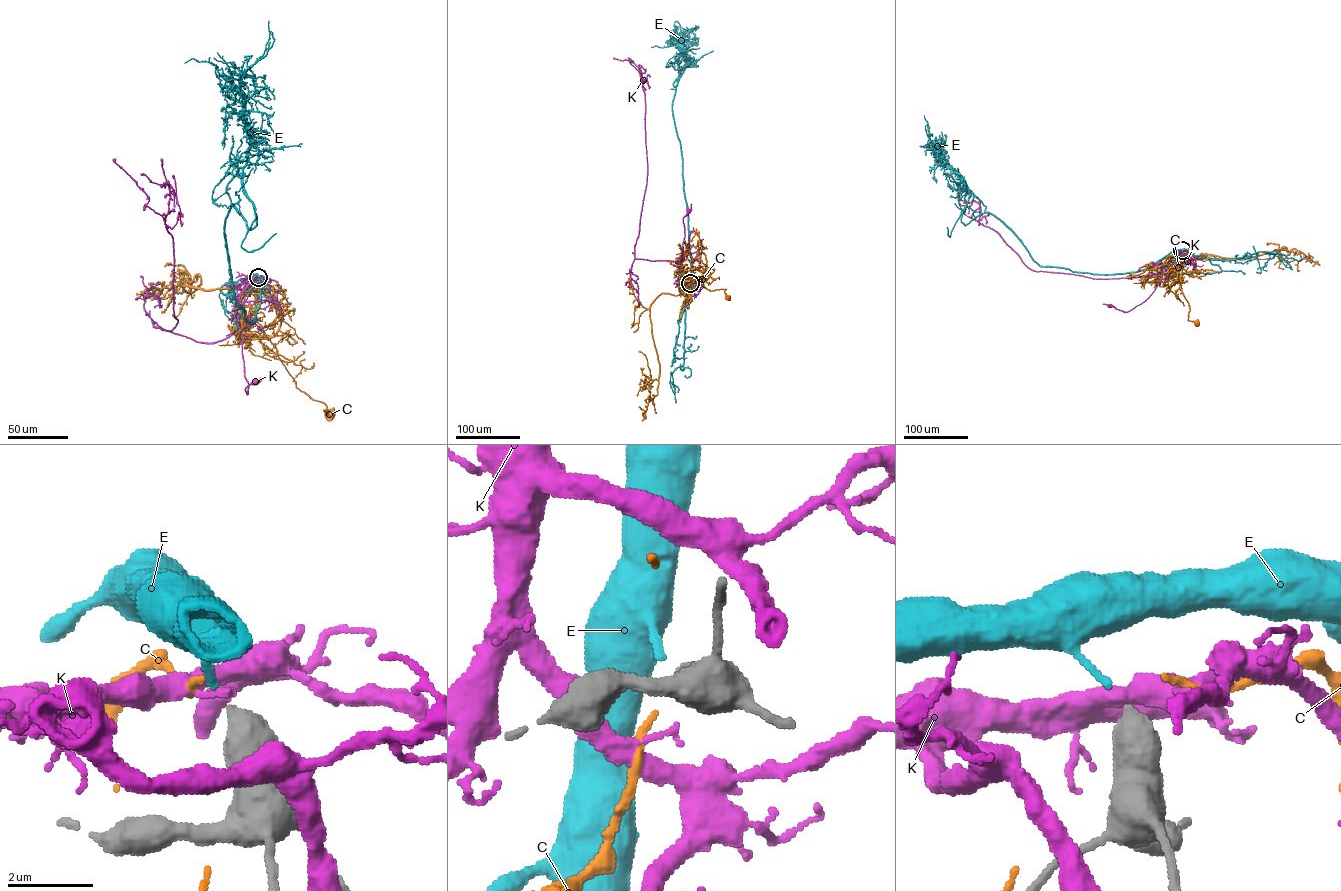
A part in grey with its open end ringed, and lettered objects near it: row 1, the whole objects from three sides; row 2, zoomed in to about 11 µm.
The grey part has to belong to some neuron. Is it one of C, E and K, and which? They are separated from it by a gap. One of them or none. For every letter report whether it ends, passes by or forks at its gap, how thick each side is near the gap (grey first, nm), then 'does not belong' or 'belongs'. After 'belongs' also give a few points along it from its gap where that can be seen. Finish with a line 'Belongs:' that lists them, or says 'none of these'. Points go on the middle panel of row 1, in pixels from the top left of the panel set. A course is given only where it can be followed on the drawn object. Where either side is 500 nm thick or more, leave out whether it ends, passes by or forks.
C: calibres 550 and 160 nm; does not belong
E: calibres 550 and 170 nm; belongs; course (690, 282), (687, 206), (672, 107), (673, 83), (685, 65), (680, 34), (695, 25)
K: calibres 550 and 140 nm; does not belong
Belongs: E

